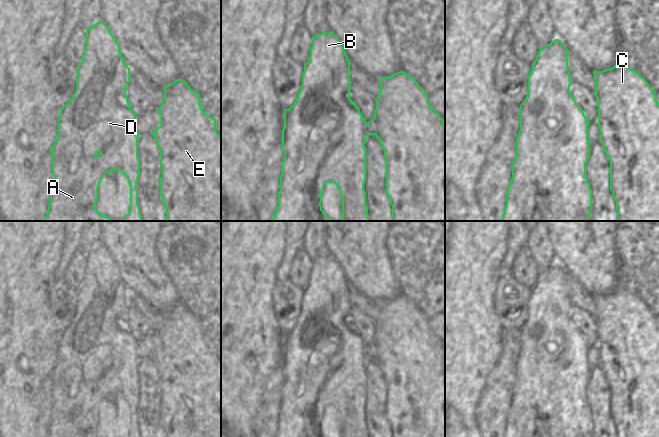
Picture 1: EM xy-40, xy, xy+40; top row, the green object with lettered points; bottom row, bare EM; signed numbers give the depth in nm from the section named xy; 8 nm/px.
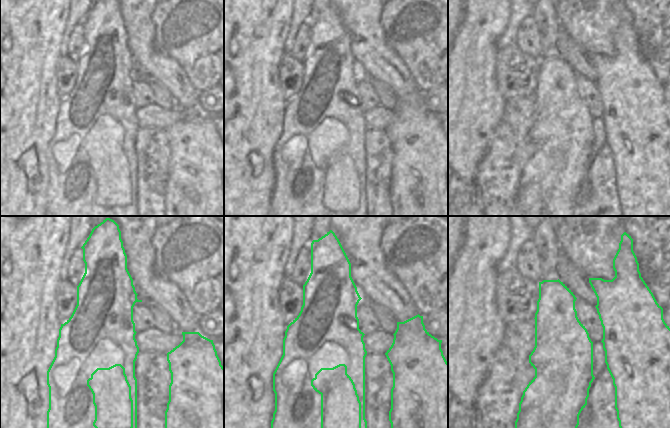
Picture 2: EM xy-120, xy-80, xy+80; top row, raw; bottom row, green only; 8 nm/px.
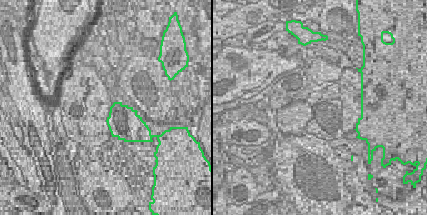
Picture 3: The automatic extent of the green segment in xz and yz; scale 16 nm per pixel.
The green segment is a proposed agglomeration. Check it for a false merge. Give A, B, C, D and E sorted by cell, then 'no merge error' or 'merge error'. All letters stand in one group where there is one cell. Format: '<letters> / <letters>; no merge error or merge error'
A B D / C E; merge error

